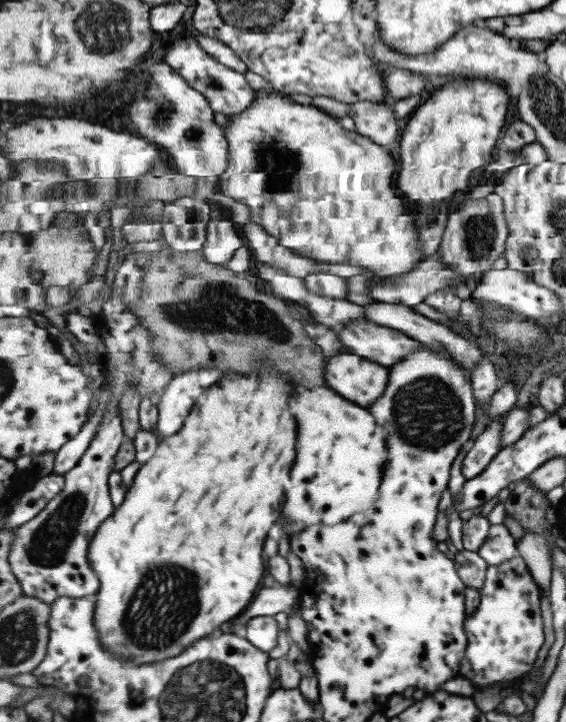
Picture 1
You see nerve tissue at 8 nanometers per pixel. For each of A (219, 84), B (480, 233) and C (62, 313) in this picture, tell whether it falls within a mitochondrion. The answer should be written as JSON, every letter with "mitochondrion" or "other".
{"A":"mitochondrion","B":"mitochondrion","C":"other"}

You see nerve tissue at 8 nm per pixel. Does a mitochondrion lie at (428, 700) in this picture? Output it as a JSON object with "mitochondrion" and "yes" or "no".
{"mitochondrion":"no"}

